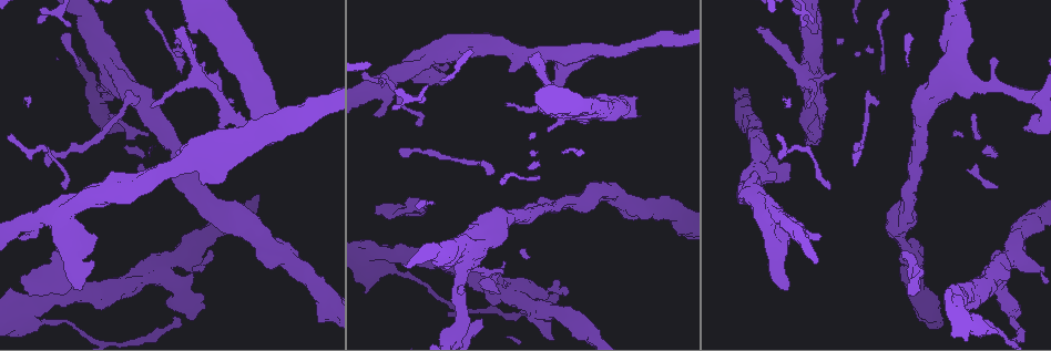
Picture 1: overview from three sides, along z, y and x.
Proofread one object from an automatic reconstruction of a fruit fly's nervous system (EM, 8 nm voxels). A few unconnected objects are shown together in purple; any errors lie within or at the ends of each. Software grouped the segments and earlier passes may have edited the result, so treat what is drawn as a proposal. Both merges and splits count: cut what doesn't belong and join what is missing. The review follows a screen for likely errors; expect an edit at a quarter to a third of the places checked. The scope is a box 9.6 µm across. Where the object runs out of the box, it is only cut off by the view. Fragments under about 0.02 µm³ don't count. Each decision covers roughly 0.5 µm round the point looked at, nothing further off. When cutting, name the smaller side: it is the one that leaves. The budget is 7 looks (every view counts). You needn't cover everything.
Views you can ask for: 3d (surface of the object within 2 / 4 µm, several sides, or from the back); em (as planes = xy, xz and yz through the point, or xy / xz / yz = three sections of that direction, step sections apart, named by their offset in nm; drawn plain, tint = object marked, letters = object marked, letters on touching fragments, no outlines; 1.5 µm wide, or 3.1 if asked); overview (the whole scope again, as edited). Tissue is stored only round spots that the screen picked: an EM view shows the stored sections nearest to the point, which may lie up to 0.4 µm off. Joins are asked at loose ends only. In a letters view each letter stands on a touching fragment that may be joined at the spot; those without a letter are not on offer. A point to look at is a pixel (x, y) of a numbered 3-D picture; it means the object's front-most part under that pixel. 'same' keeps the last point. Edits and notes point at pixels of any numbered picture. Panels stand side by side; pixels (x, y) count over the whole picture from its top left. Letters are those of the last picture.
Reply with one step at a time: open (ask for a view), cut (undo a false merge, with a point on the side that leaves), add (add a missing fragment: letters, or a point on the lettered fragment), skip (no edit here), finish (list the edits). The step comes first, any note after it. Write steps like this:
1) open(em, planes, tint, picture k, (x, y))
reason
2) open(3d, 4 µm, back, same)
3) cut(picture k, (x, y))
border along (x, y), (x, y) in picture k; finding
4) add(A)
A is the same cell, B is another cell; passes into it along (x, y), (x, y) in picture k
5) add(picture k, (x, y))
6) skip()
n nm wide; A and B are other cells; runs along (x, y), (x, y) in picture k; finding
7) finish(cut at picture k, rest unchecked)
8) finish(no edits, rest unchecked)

open(em, planes, letters, picture 1, (761, 217))
four-way junction

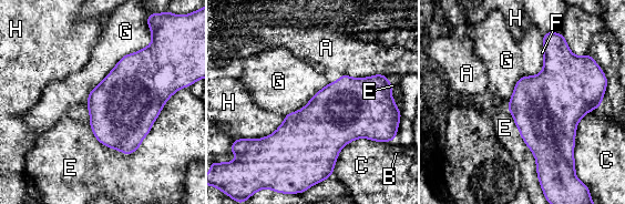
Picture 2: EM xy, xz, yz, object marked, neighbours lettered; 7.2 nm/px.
skip()
300 nm wide; E touches over 750 nm; A, B, C, E, F, G and H are other cells; all the same cell

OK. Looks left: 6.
open(em, xy, step 4, letters, picture 1, (366, 245))
branch stops here

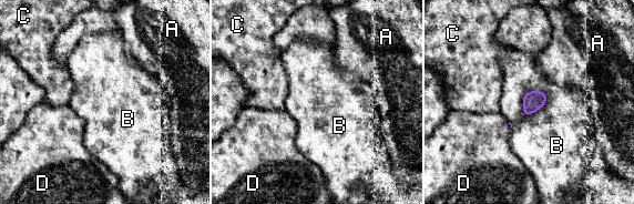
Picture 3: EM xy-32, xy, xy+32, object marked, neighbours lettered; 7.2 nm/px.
open(em, planes, letters, same)

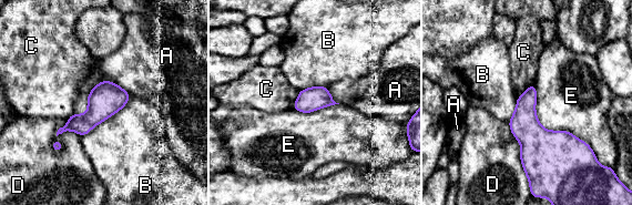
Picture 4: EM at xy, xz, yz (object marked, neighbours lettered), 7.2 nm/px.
skip()
A, B, C, D and E are other cells; border along (533, 83), (540, 124), (588, 144) in picture 4; no lettered fragment goes on from it

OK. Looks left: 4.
open(3d, 4 µm, picture 1, (992, 57))
branch stops here

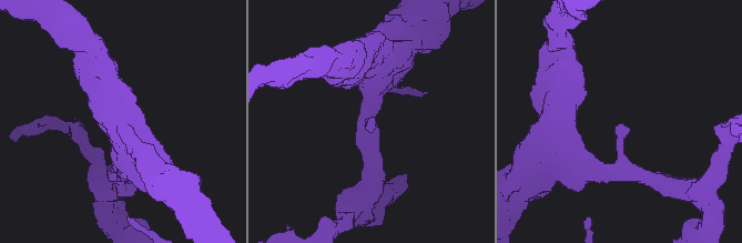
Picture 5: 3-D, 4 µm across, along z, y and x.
open(em, yz, step 4, tint, picture 5, (374, 122))
now the EM

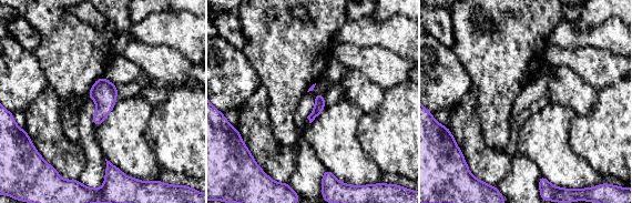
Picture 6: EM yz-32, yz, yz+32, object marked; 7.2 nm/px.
open(em, planes, letters, same)

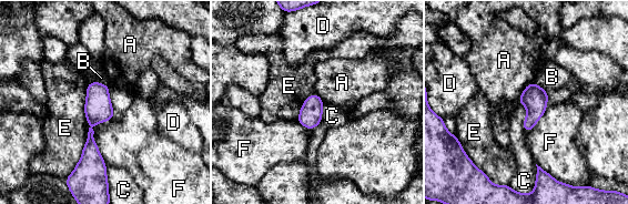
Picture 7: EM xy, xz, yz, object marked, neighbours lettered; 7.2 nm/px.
skip()
A, B, C, D, E and F are other cells; runs along (91, 84), (90, 154), (102, 173) in picture 7; none of them fits

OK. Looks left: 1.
finish(no edits, rest unchecked)

